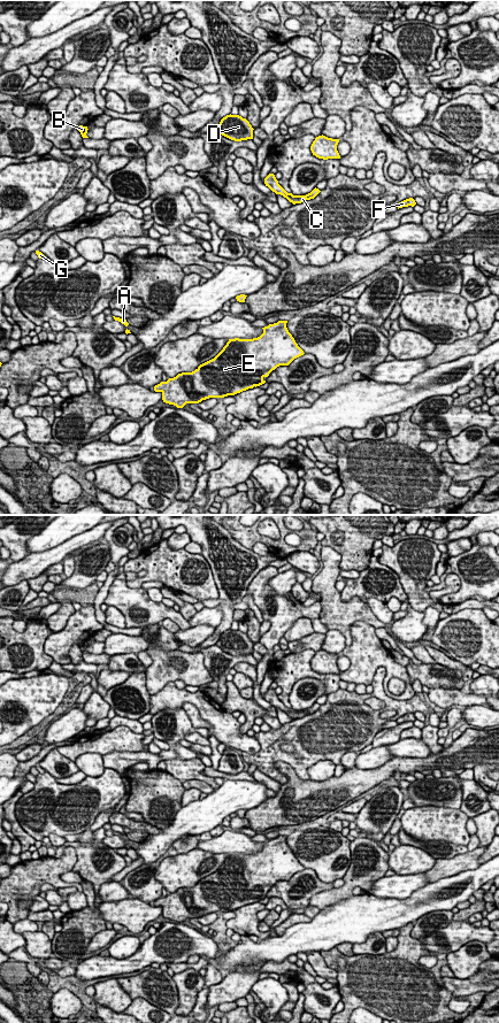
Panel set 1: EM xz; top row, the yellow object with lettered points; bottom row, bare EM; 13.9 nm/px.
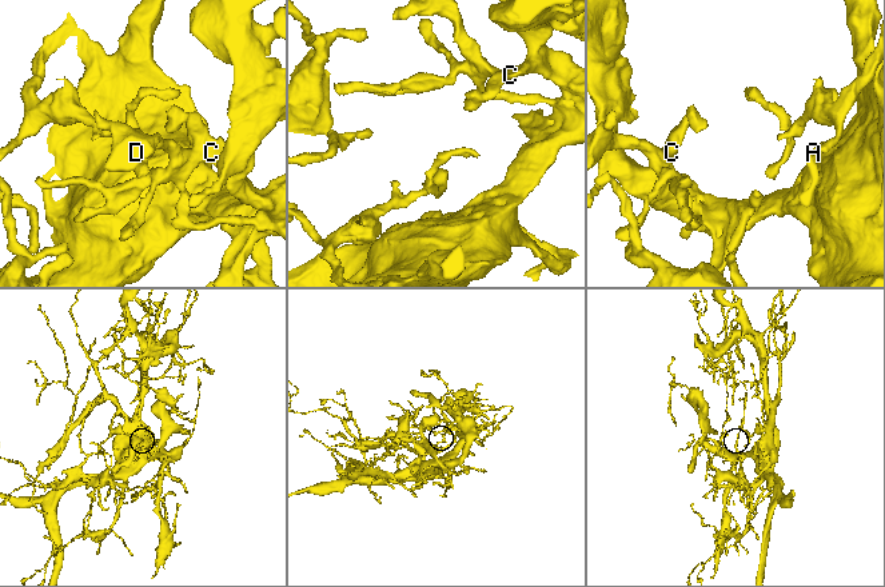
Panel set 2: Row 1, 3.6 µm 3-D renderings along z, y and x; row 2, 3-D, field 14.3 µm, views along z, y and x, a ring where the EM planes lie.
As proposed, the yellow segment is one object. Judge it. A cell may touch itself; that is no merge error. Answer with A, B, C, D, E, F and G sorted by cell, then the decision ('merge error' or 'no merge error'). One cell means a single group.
groups A B C D E F G; no merge error

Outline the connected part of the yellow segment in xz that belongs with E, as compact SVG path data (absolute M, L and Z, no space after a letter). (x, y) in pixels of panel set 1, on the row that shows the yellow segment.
M278 321L262 328L263 333L253 339L229 339L223 349L212 360L200 364L192 372L182 372L167 382L154 386L162 393L166 403L183 408L186 403L199 403L209 398L235 395L266 383L263 379L279 366L289 366L294 359L304 355L286 328L287 321Z

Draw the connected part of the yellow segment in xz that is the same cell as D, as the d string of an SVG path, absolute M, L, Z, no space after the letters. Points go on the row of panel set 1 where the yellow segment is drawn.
M230 114L221 120L215 130L231 140L241 141L253 139L254 129L246 118Z

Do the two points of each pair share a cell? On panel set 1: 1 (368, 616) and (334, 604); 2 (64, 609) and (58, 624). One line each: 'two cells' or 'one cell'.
1: one cell
2: one cell

